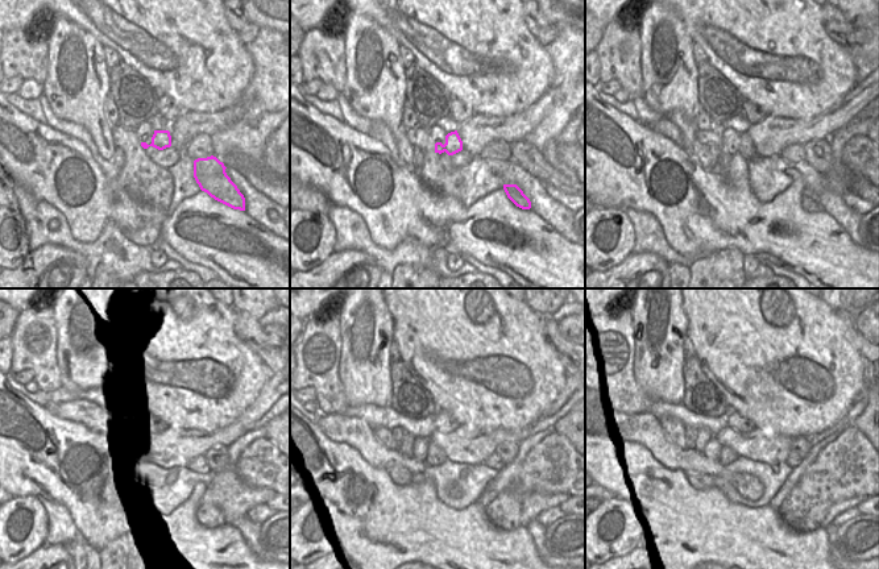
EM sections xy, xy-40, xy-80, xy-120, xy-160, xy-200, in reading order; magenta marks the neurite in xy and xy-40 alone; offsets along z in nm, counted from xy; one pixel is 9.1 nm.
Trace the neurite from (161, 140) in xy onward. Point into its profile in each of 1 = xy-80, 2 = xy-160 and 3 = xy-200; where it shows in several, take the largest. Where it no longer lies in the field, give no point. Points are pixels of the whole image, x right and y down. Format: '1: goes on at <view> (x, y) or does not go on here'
1: goes on at xy-80 (746, 149)
2: goes on at xy-160 (435, 455)
3: goes on at xy-200 (728, 456)

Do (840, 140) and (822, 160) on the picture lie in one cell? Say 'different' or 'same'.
different

